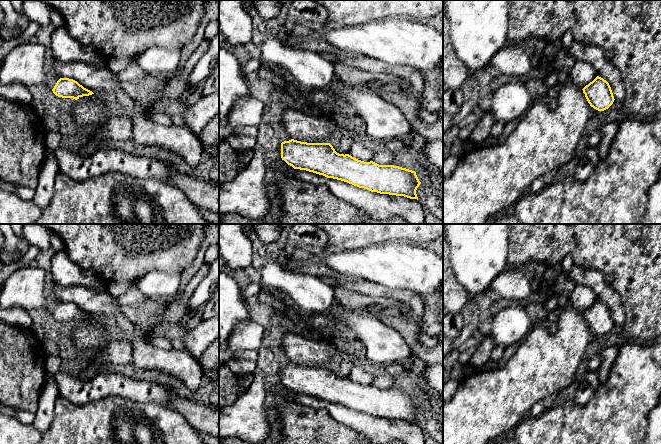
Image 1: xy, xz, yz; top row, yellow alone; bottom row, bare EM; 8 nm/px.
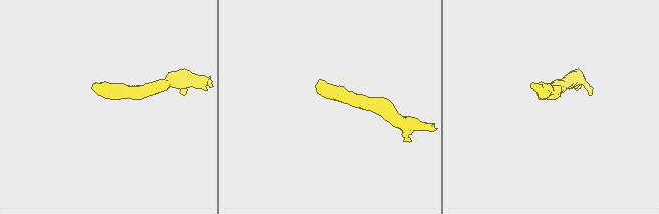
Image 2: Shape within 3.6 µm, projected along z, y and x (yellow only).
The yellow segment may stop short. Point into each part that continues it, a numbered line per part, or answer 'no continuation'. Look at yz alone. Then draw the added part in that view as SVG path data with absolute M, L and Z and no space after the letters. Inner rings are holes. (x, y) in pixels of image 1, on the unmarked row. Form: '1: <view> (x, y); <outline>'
no continuation

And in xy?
1: xy (25, 288); M38 266L14 271L0 291L0 307L3 309L20 307L27 312L45 309L53 313L58 304L45 285L45 272Z

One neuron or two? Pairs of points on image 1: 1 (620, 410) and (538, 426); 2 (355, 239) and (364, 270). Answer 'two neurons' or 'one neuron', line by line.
1: one neuron
2: two neurons

